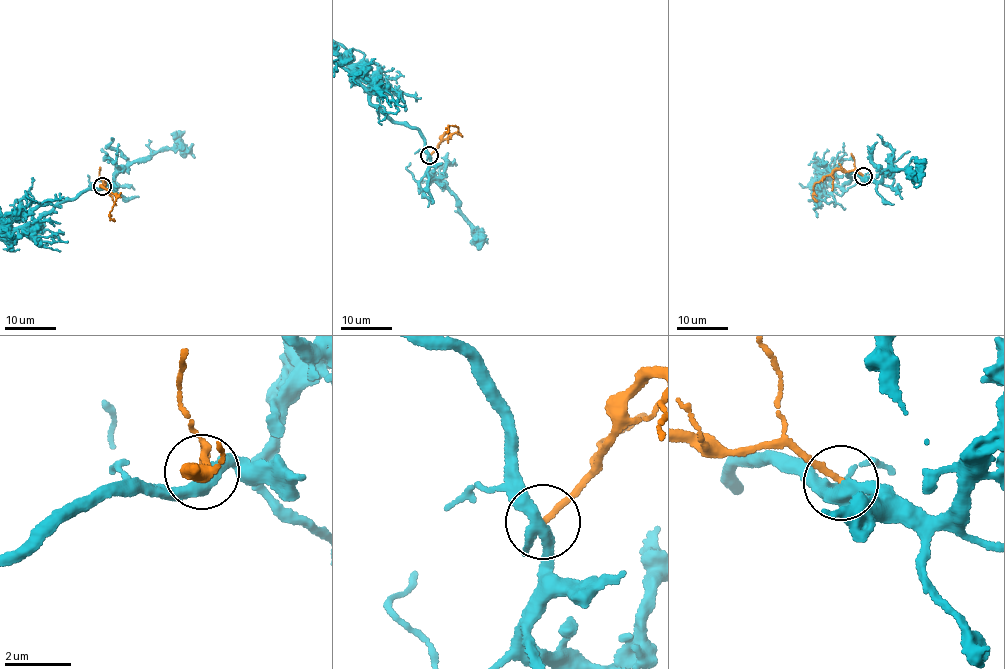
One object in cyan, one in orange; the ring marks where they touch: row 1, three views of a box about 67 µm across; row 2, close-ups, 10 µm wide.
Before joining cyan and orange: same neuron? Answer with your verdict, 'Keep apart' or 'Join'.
Keep apart

